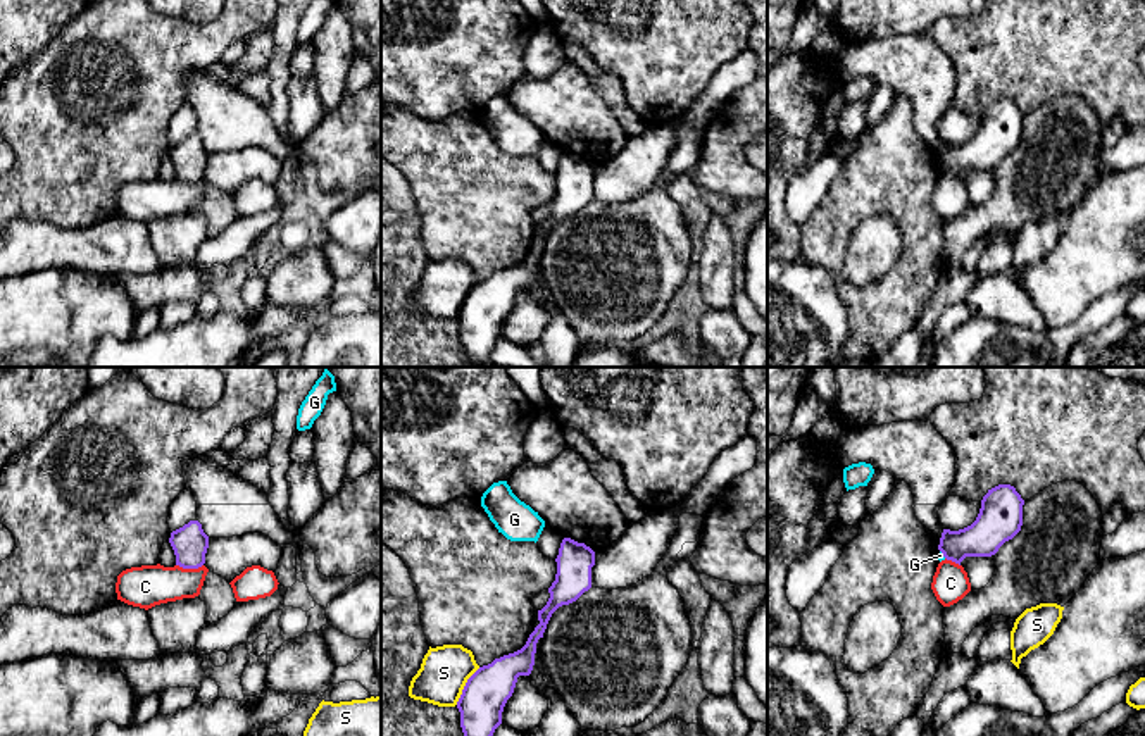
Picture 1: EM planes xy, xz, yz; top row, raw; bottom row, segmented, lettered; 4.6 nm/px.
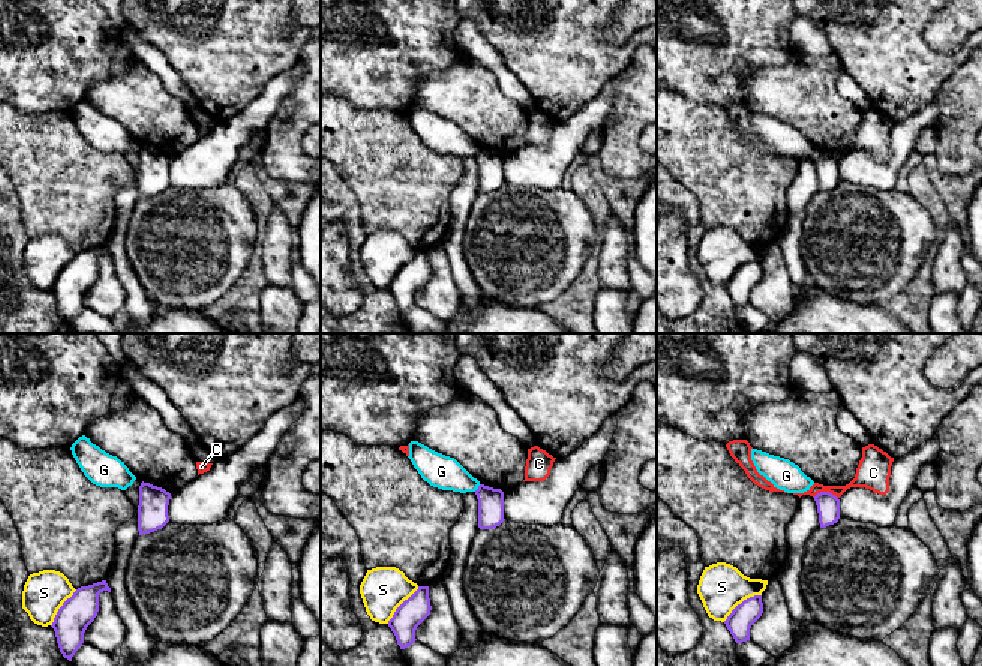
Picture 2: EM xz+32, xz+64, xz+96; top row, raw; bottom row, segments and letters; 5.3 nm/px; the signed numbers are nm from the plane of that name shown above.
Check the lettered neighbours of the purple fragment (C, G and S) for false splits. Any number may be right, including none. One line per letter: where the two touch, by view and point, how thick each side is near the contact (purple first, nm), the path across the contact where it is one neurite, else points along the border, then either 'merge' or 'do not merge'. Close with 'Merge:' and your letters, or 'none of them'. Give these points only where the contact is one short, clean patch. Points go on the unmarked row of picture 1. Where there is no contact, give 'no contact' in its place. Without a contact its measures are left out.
C: contact xy (190, 181); calibres 170 and 200 nm; border xy (176, 178), (183, 181), (202, 180); do not merge
G: contact yz (942, 166); calibres 170 and 30 nm; border yz (940, 164), (945, 171); do not merge
S: contact xz (464, 300); calibres 200 and 220 nm; do not merge
Merge: none of them

